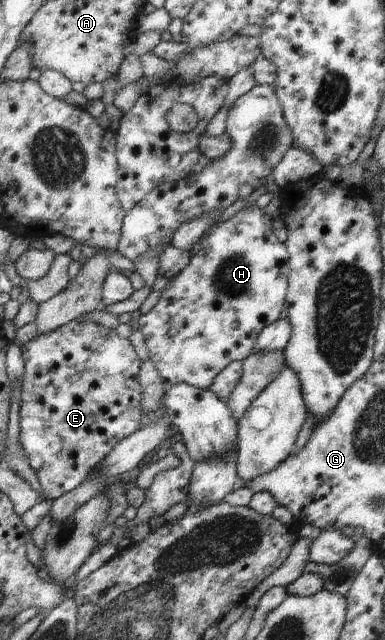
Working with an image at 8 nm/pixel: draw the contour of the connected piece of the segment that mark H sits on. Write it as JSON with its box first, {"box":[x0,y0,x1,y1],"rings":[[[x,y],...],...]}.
{"box":[134,205,289,389],"rings":[[[256,205],[242,208],[236,212],[229,220],[219,223],[210,229],[209,235],[203,240],[201,250],[191,257],[187,267],[175,278],[169,280],[167,285],[160,291],[161,295],[157,304],[147,314],[134,316],[134,327],[143,333],[145,337],[146,349],[150,352],[150,359],[156,366],[157,372],[165,382],[171,385],[179,383],[187,383],[197,388],[210,389],[215,379],[232,363],[241,361],[249,357],[253,351],[255,339],[265,327],[270,326],[273,321],[277,320],[281,309],[283,309],[283,299],[285,296],[285,287],[289,287],[289,281],[286,280],[288,273],[287,253],[285,253],[286,245],[279,243],[273,233],[271,233],[271,219],[267,217],[267,213],[263,209],[259,209]]]}

